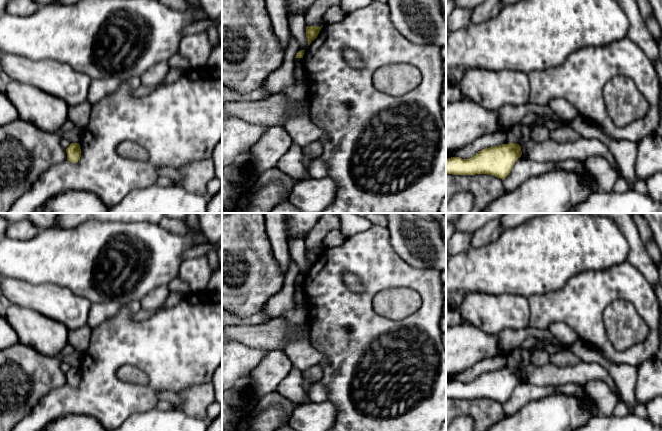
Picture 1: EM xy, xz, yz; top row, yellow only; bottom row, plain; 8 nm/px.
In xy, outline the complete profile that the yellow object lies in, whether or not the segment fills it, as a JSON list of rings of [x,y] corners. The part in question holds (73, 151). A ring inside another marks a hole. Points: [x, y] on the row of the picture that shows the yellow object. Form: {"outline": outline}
{"outline": [[[71,143],[70,146],[65,149],[67,153],[67,160],[72,163],[77,163],[81,157],[81,149],[79,143]]]}

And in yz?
{"outline": [[[511,142],[485,148],[469,159],[460,157],[447,158],[446,174],[488,174],[504,180],[521,155],[521,146]]]}

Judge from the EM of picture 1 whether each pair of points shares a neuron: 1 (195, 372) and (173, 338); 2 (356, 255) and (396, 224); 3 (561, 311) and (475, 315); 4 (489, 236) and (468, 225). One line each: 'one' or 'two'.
1: one
2: two
3: two
4: one

